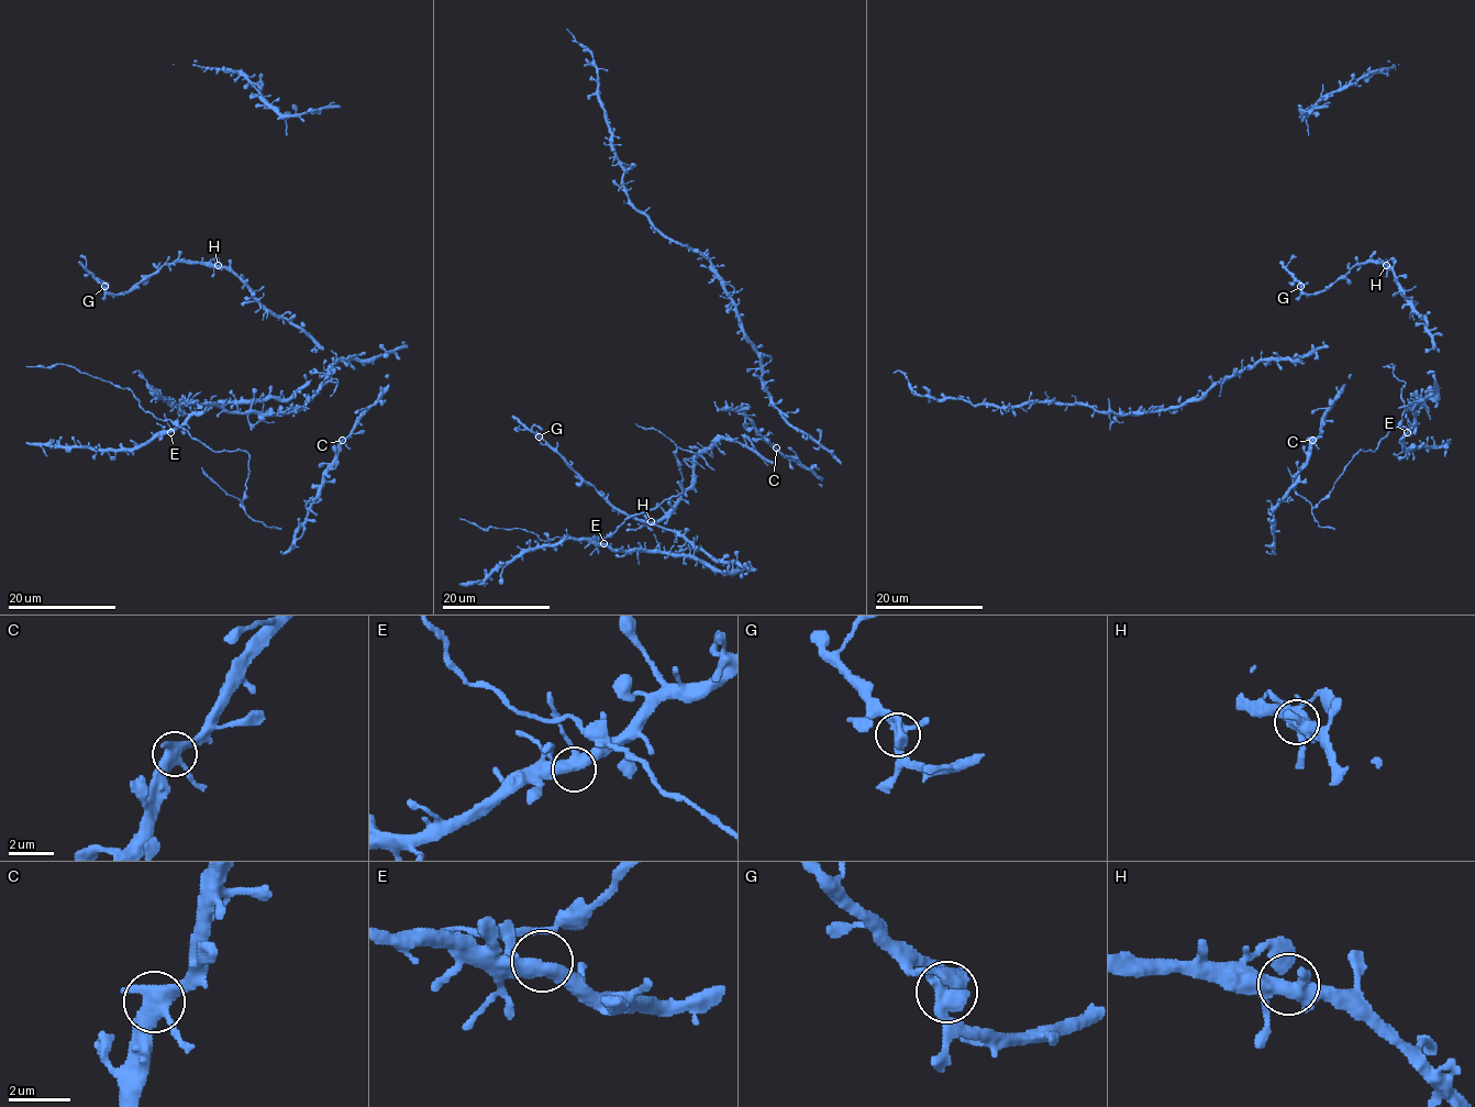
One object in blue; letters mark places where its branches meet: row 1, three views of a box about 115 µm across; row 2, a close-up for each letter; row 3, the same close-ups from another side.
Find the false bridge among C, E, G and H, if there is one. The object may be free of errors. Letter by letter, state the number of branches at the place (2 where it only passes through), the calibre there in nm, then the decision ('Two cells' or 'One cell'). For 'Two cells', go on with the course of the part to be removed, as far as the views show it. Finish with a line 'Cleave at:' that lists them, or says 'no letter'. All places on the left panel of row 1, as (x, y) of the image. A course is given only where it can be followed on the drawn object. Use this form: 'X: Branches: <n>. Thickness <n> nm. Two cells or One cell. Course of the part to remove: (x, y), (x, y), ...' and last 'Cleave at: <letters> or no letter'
C: Branches: 3. Thickness 400 nm. One cell
E: Branches: 3. Thickness 400 nm. One cell
G: Branches: 3. Thickness 400 nm. One cell
H: Branches: 3. Thickness 400 nm. One cell
Cleave at: no letter

